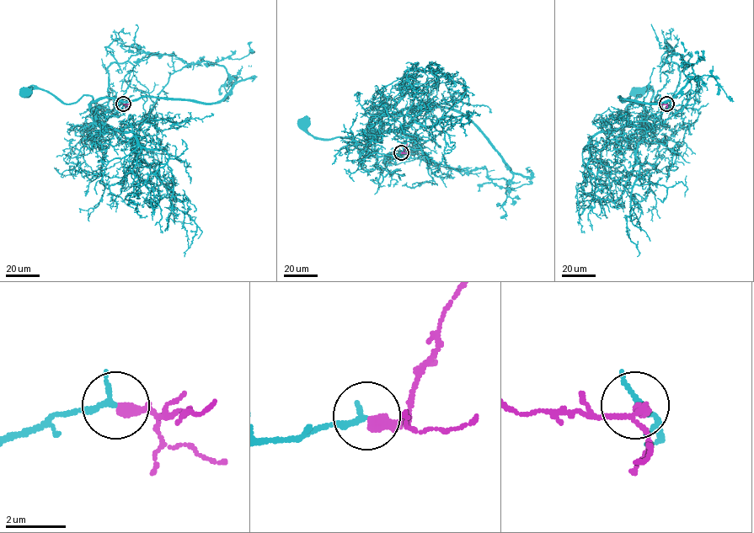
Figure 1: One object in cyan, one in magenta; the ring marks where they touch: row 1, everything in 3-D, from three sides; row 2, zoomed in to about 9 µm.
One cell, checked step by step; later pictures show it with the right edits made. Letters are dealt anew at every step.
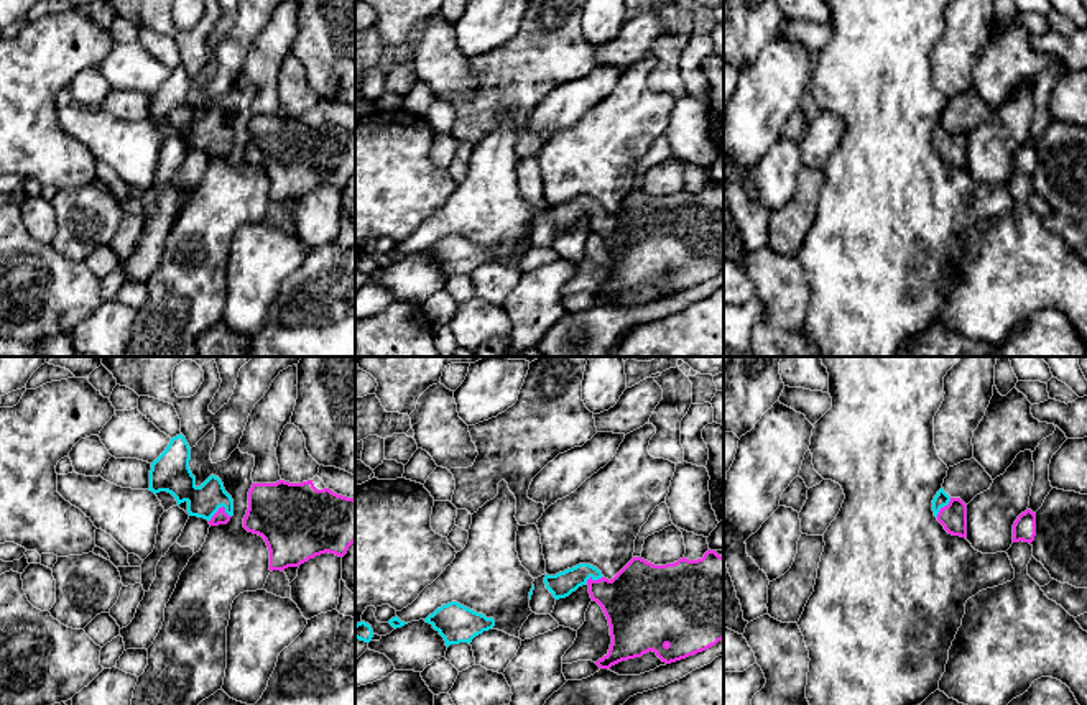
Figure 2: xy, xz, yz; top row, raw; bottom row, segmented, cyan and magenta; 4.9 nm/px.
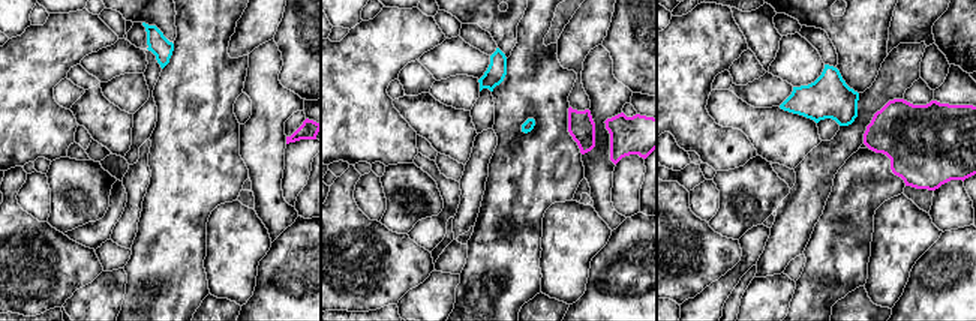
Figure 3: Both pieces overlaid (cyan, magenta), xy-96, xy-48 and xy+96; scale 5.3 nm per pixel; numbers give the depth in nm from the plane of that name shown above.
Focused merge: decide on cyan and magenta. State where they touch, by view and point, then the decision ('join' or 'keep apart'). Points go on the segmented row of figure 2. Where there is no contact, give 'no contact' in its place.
contact xy (217, 510); join

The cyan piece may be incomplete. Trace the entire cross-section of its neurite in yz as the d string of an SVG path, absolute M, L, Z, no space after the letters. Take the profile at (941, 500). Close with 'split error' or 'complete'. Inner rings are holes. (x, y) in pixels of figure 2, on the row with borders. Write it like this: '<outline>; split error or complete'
M941 488L932 500L932 511L949 534L967 539L967 505L960 498L951 498Z; split error

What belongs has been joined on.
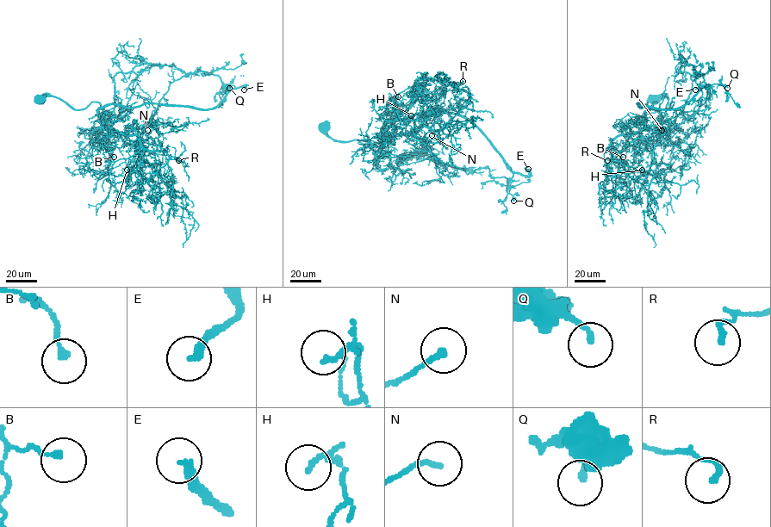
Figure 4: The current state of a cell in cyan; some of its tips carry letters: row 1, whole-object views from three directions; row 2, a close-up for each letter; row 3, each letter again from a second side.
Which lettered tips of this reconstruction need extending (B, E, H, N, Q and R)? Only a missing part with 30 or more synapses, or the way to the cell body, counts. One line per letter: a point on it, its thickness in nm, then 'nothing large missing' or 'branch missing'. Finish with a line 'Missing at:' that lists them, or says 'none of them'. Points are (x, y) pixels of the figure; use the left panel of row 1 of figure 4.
B: place (114, 157); calibre 180 nm; nothing large missing
E: place (244, 89); calibre 260 nm; branch missing
H: place (127, 170); calibre 130 nm; nothing large missing
N: place (147, 130); calibre 180 nm; nothing large missing
Q: place (229, 88); calibre 190 nm; nothing large missing
R: place (178, 160); calibre 200 nm; nothing large missing
Missing at: E

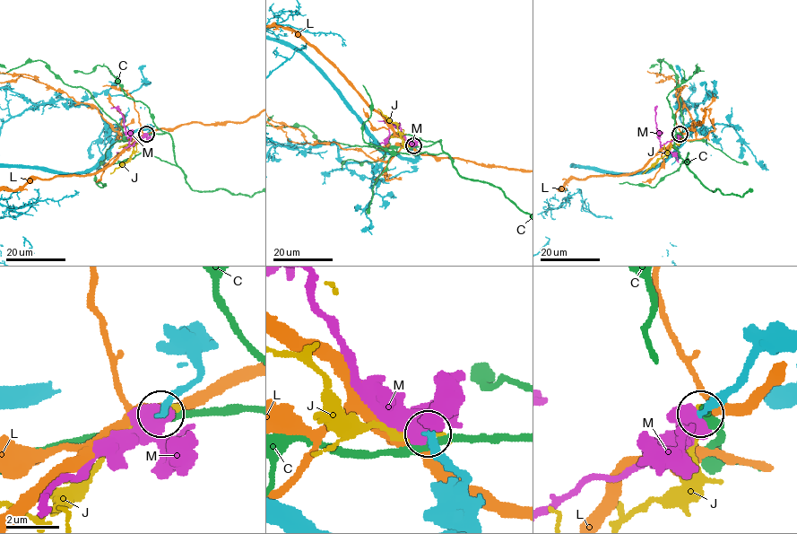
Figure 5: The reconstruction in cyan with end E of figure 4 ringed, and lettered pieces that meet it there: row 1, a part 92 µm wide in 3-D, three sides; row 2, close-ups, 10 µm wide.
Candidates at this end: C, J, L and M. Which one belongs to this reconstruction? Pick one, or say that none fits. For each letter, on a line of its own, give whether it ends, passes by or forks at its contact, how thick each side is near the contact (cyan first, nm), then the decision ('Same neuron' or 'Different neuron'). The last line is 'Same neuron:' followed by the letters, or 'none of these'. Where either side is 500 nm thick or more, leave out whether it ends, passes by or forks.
C: It passes by. Thickness 320 nm (cyan) against 320 nm. Different neuron
J: It ends there. Thickness 320 nm (cyan) against 280 nm. Different neuron
L: It passes by. Thickness 380 nm (cyan) against 420 nm. Different neuron
M: Thickness 320 nm (cyan) against 750 nm. Same neuron
Same neuron: M

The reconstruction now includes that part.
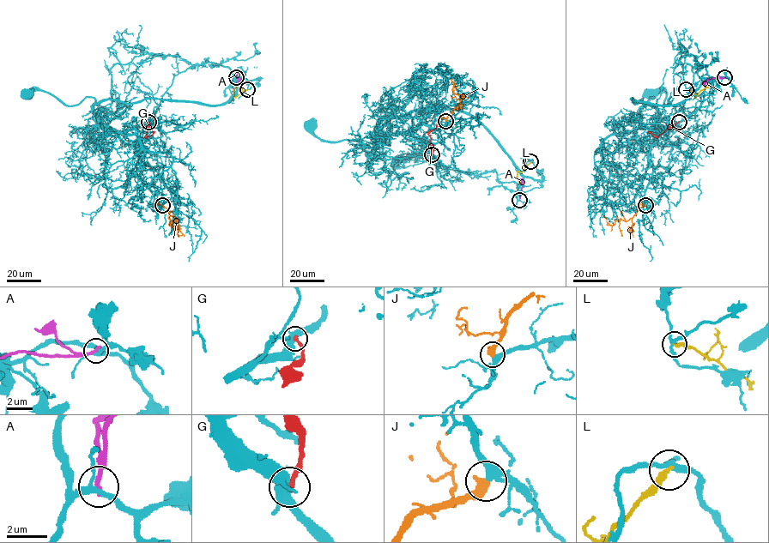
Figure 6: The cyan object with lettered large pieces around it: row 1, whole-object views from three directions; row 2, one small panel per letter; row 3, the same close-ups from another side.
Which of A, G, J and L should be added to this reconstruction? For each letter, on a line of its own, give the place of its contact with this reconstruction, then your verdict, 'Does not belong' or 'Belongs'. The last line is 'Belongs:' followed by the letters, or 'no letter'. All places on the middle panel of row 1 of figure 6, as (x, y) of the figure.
A: Touches cyan at (519, 200). Does not belong
G: Touches cyan at (432, 154). Does not belong
J: Touches cyan at (445, 121). Belongs
L: Touches cyan at (530, 161). Does not belong
Belongs: J

